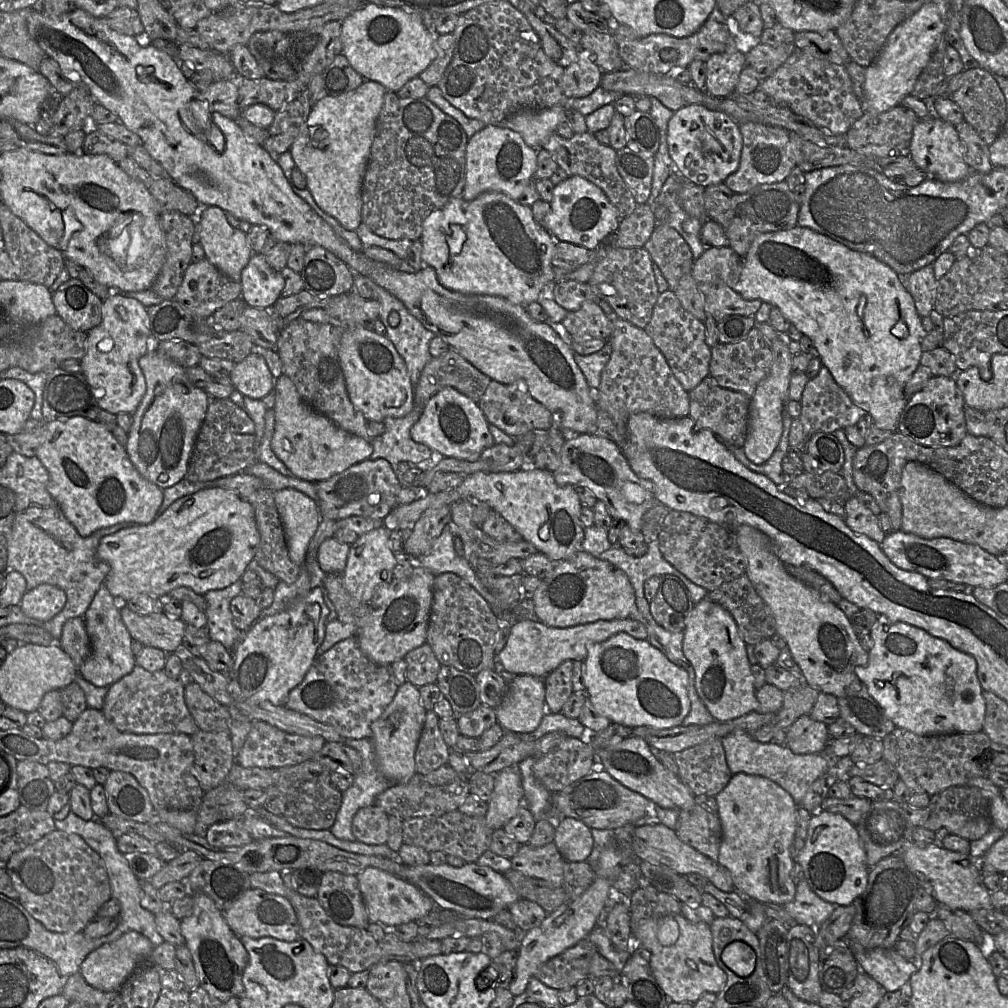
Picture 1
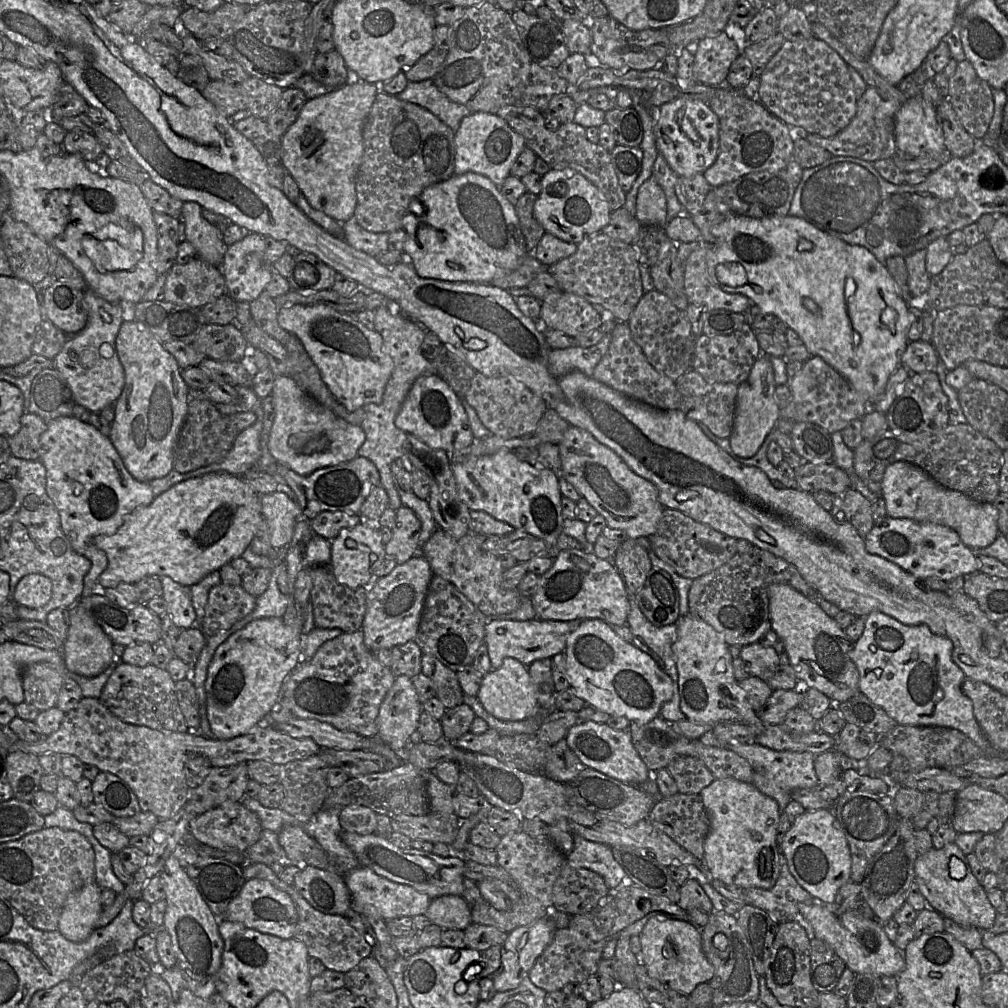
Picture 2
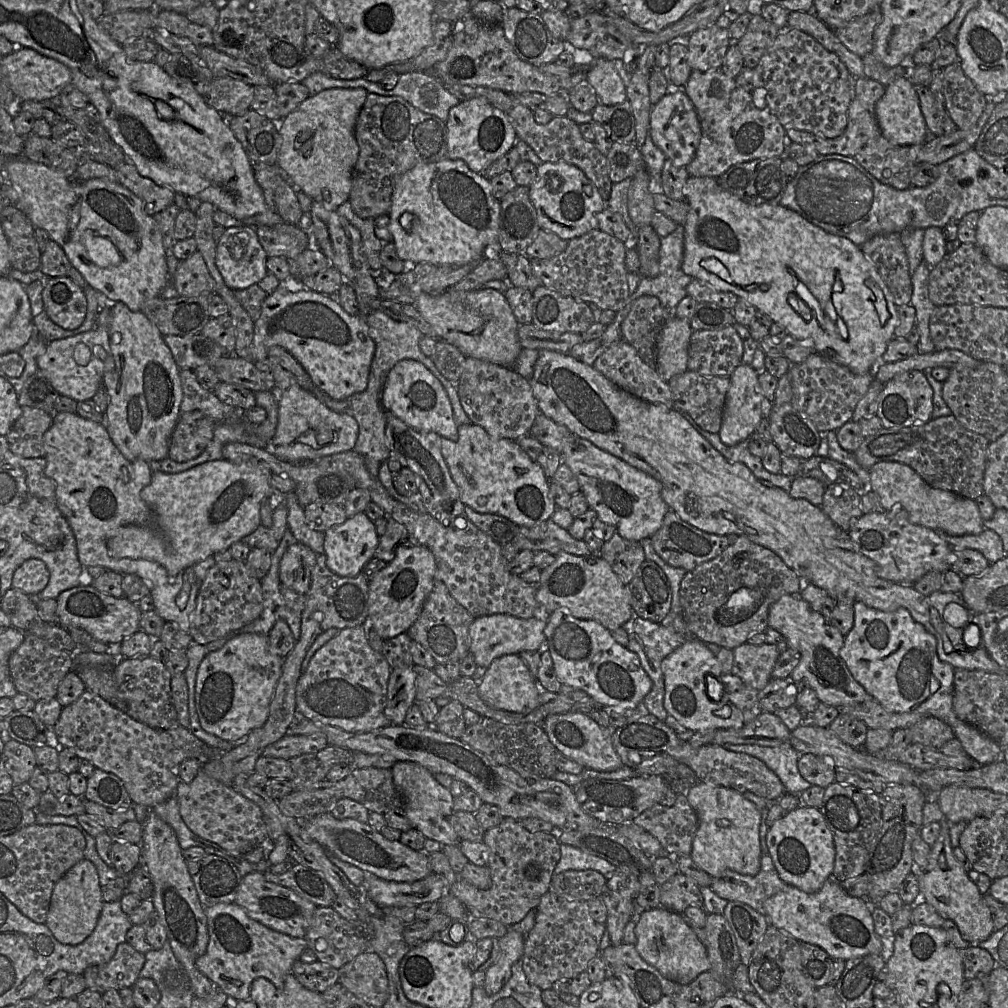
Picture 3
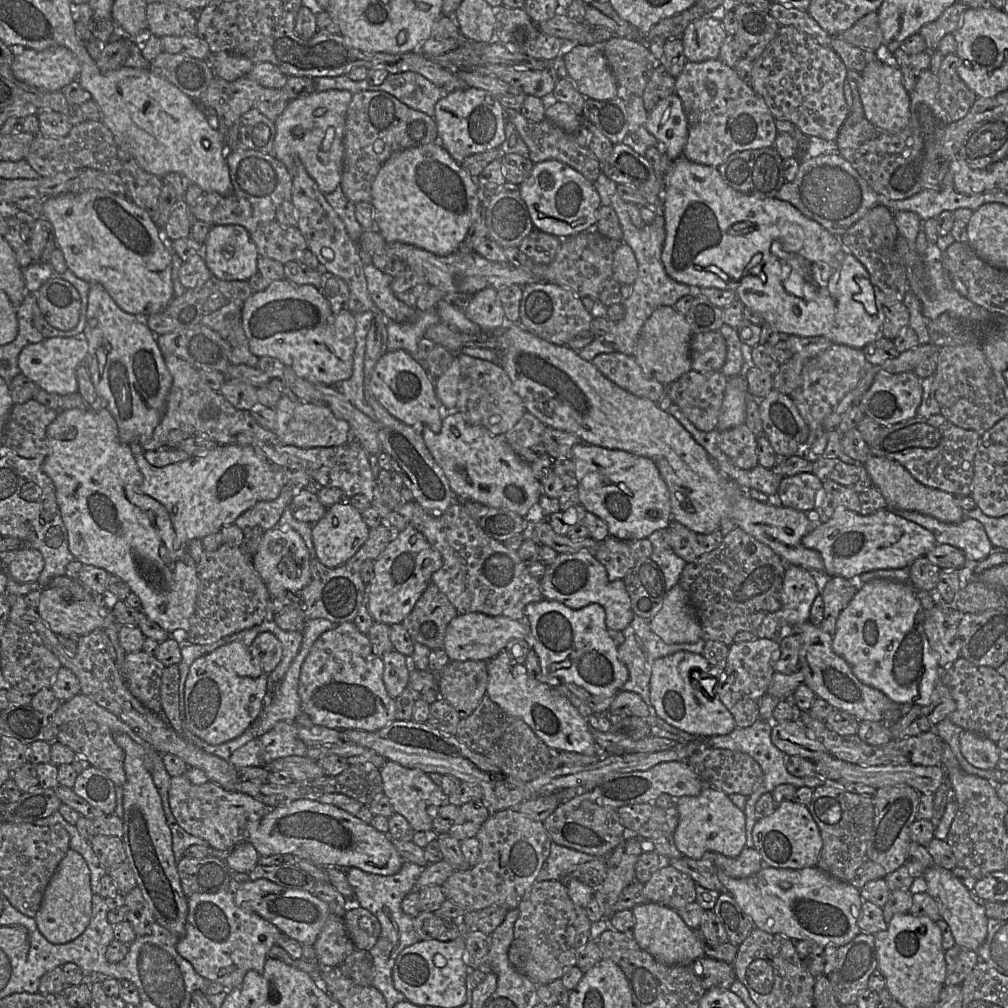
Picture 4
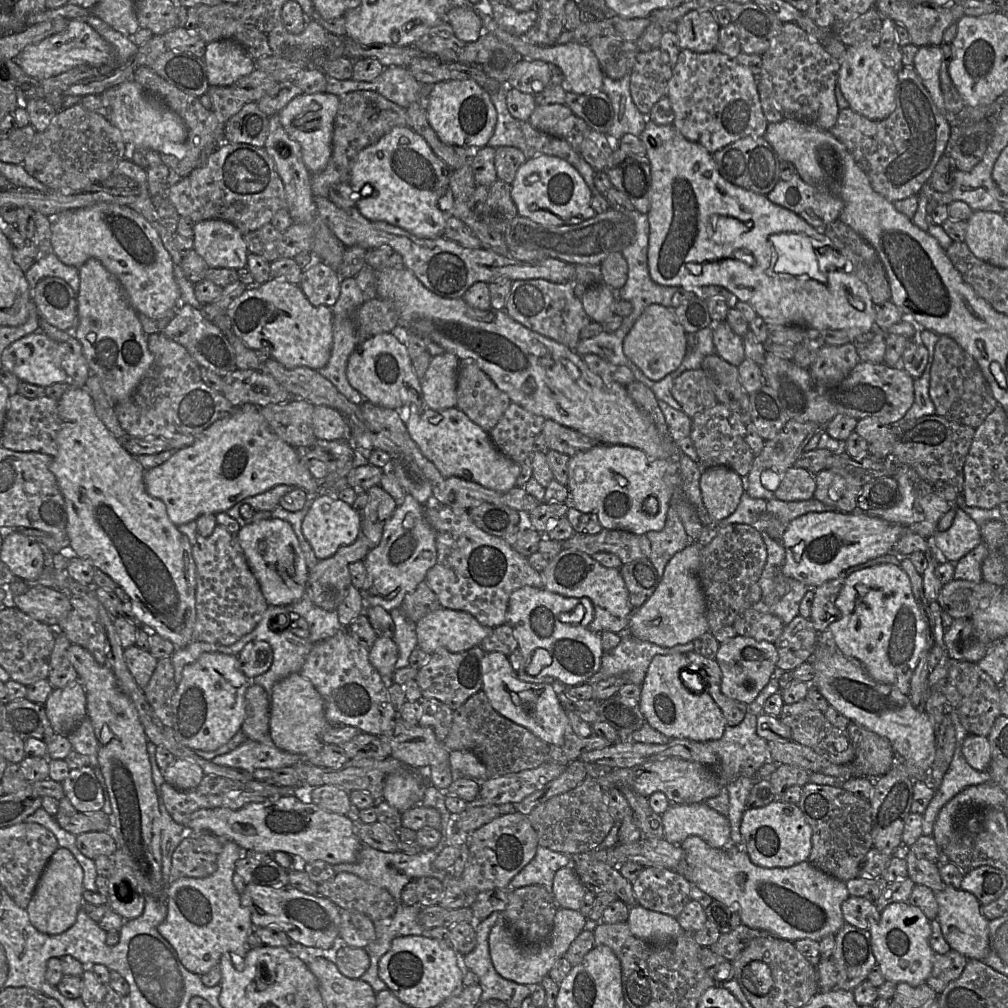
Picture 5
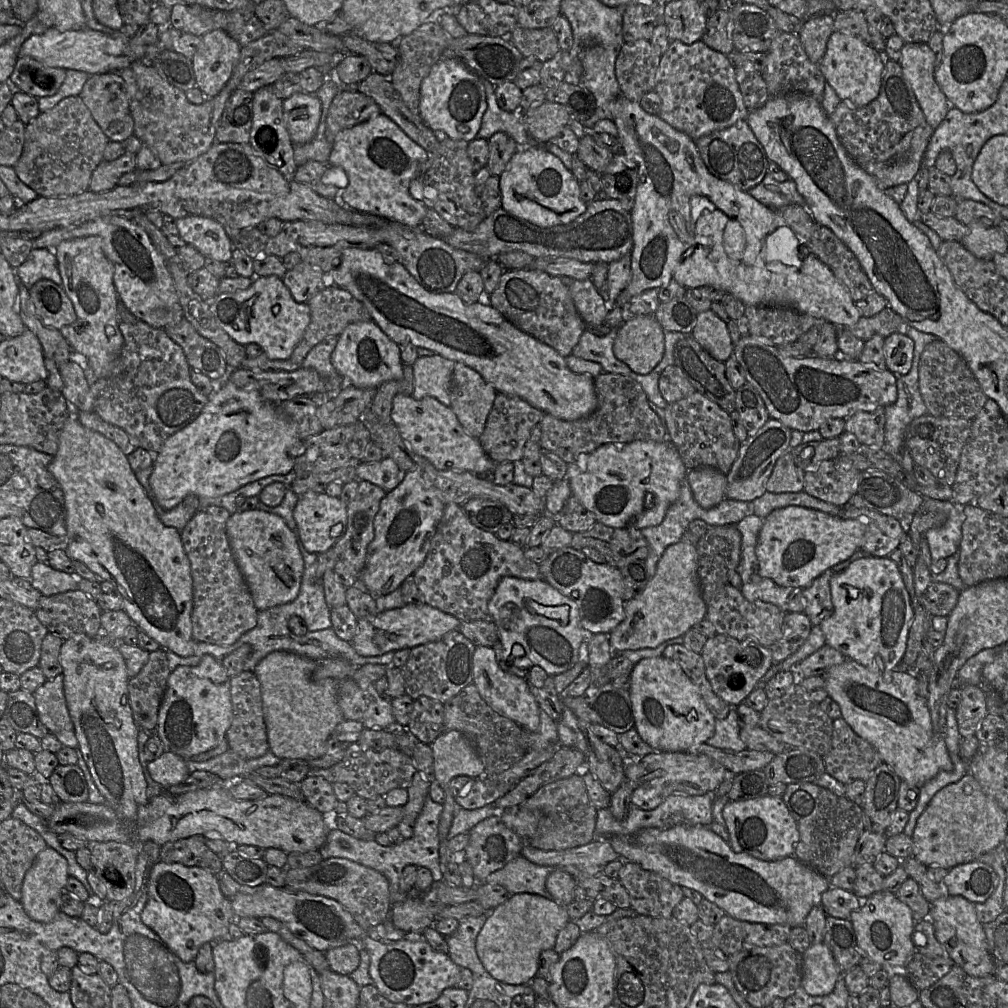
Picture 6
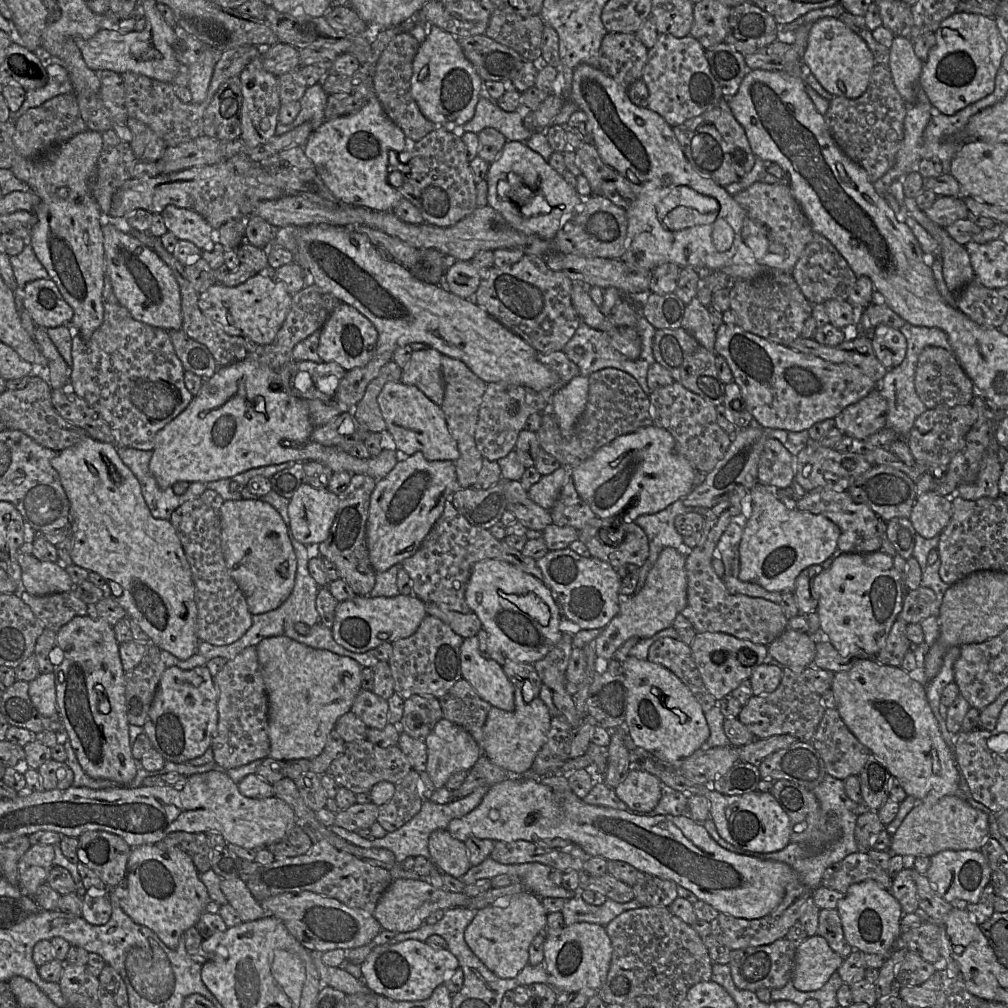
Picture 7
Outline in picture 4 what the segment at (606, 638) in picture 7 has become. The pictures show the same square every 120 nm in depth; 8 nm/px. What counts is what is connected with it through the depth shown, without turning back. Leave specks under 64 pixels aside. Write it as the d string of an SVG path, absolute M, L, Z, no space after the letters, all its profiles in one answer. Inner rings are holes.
M680 584L667 591L660 610L649 620L649 625L667 644L692 643L701 639L701 626Z

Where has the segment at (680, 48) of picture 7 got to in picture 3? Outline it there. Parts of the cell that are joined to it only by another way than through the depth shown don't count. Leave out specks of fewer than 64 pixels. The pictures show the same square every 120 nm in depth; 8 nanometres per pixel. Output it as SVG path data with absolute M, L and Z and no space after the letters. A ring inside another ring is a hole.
M721 69L693 70L682 90L692 101L701 125L701 138L695 156L686 166L690 176L718 178L731 166L757 159L782 158L786 154L786 128L770 112L769 107L758 108L752 92L736 84L735 78L725 75Z

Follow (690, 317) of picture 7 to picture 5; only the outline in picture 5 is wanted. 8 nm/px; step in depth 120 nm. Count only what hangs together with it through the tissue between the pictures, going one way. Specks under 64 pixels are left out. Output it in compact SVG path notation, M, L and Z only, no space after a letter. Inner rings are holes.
M727 321L713 323L712 330L715 354L738 367L746 358L742 337L733 332Z

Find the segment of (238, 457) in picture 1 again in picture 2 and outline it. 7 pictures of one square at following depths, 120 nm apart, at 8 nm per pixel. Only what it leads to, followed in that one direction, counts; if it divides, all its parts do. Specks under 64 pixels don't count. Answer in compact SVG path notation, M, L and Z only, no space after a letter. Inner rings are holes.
M189 397L187 416L175 448L174 470L186 473L222 462L232 449L239 433L253 425L256 420L256 415L251 411L224 415L218 410L216 404L209 399Z

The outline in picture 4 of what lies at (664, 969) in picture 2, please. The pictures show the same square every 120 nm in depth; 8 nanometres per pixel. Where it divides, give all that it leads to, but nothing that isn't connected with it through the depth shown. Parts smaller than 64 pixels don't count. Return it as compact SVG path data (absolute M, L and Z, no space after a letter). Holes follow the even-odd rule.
M647 902L633 907L632 913L635 918L632 932L636 942L657 961L666 965L690 965L694 960L706 957L702 944L677 911Z

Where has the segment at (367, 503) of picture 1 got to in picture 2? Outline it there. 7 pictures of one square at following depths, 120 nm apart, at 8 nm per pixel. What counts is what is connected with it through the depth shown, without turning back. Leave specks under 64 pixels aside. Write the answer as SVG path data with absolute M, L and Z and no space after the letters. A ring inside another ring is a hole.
M360 456L336 466L318 469L309 475L300 475L286 465L276 462L268 474L278 474L285 479L296 495L296 502L302 510L303 518L308 521L324 511L359 514L362 504L372 489L381 486L376 466L367 458Z

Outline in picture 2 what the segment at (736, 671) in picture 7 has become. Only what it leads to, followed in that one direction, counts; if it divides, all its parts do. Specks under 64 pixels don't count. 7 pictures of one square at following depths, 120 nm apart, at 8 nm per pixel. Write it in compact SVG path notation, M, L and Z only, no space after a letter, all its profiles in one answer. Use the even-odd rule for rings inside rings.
M758 643L741 648L740 656L744 669L750 676L767 682L780 664L779 654L773 647L764 647Z

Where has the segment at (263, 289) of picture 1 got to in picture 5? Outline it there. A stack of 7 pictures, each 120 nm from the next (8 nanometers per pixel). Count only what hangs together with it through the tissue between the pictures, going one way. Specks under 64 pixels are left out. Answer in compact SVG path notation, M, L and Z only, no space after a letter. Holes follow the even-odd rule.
M210 219L194 224L195 251L209 268L239 270L247 265L249 253L244 235L230 222Z

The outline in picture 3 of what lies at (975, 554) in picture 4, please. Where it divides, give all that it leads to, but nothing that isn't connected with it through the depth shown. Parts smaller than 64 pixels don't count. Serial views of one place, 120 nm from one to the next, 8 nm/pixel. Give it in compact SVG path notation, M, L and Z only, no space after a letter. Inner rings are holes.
M984 529L978 535L952 536L944 532L937 532L954 549L973 549L983 554L990 564L1006 557L1000 536L989 529Z

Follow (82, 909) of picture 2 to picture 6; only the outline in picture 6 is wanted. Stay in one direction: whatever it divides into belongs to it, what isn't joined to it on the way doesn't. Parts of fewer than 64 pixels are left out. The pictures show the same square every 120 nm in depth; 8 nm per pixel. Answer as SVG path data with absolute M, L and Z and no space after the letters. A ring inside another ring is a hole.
M48 846L37 855L25 874L20 900L26 914L32 920L41 923L53 921L60 912L61 897L69 876L67 860L54 848Z

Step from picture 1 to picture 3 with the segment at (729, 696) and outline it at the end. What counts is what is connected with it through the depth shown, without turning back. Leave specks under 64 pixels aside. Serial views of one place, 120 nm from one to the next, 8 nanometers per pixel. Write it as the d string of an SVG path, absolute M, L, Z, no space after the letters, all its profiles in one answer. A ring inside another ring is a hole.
M698 638L688 640L673 650L661 663L664 675L664 707L668 715L694 732L701 730L739 729L744 723L743 713L722 697L720 678L723 670L715 653Z

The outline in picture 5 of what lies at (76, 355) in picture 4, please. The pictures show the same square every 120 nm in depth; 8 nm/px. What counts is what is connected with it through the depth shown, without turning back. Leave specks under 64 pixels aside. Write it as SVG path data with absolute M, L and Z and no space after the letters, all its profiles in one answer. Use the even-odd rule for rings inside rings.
M41 331L26 335L10 344L1 355L3 368L16 375L20 381L47 387L65 383L68 376L61 366L63 347Z

